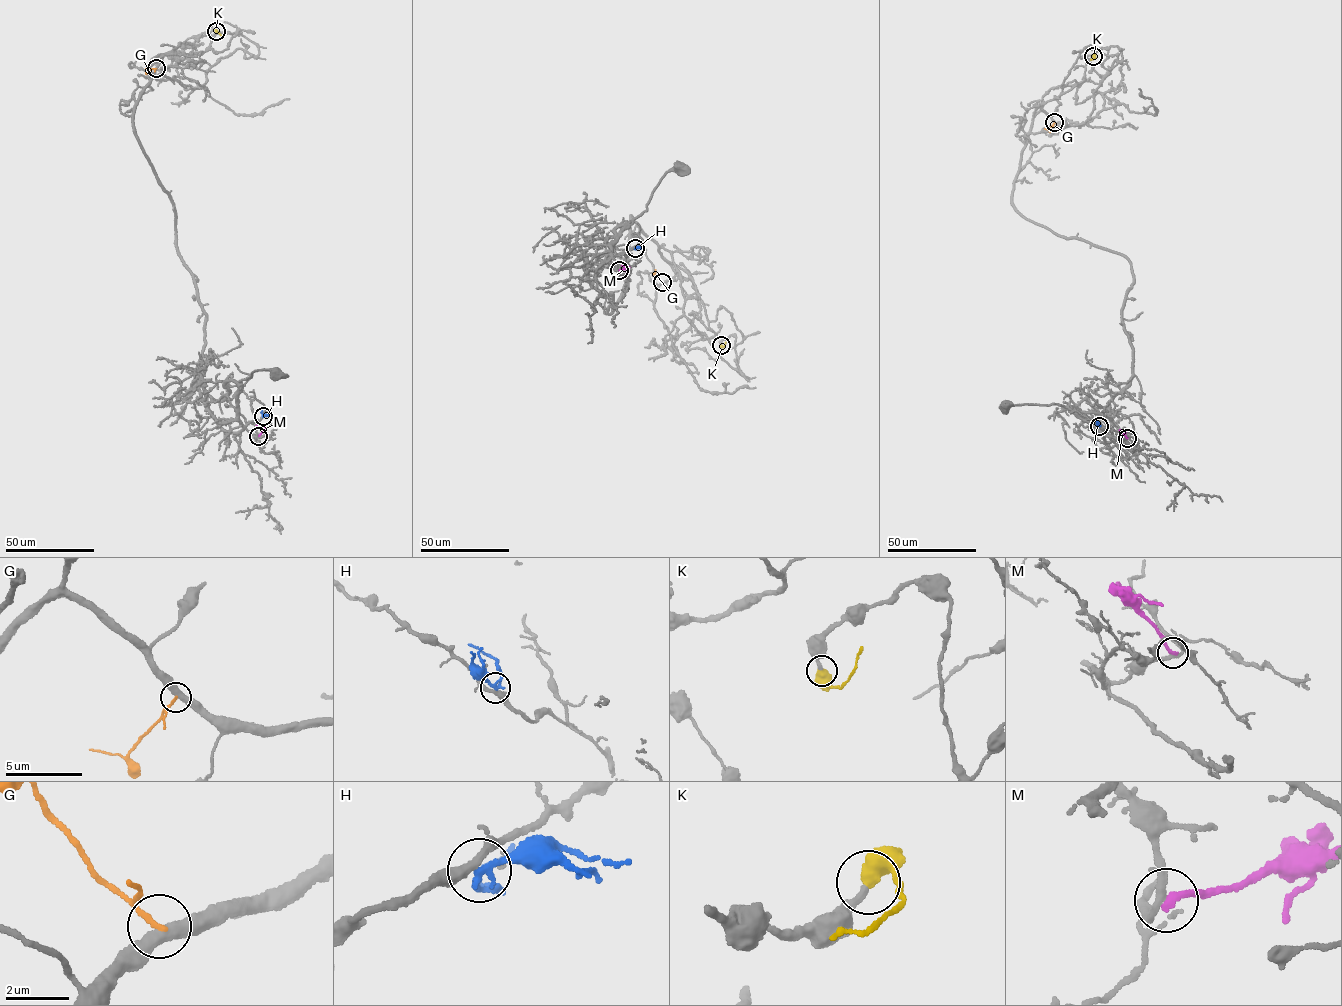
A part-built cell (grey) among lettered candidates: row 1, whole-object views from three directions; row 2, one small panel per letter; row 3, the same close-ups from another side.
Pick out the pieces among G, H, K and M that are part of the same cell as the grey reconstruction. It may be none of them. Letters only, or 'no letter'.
K

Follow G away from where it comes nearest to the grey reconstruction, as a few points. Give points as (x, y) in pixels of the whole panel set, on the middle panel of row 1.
G: (662, 282), (655, 269)

